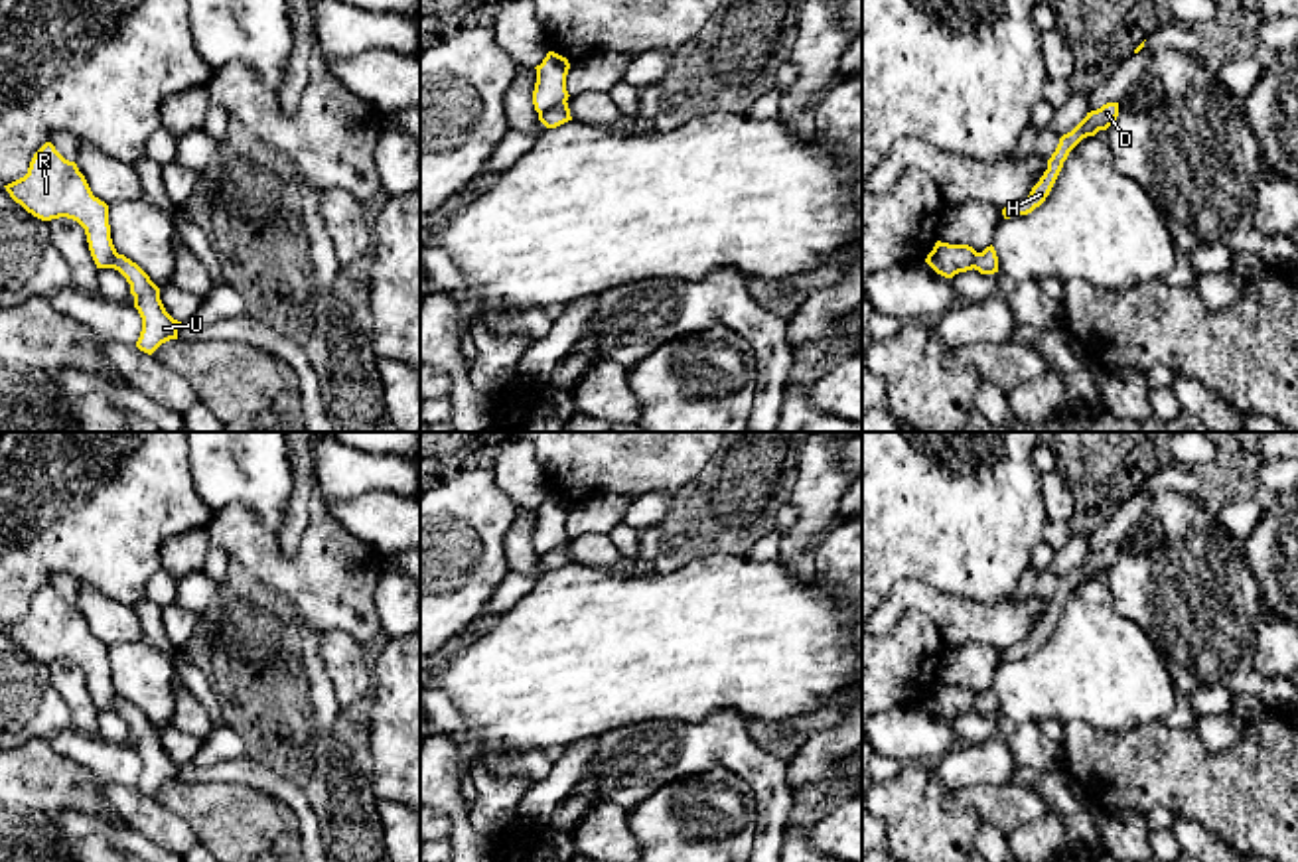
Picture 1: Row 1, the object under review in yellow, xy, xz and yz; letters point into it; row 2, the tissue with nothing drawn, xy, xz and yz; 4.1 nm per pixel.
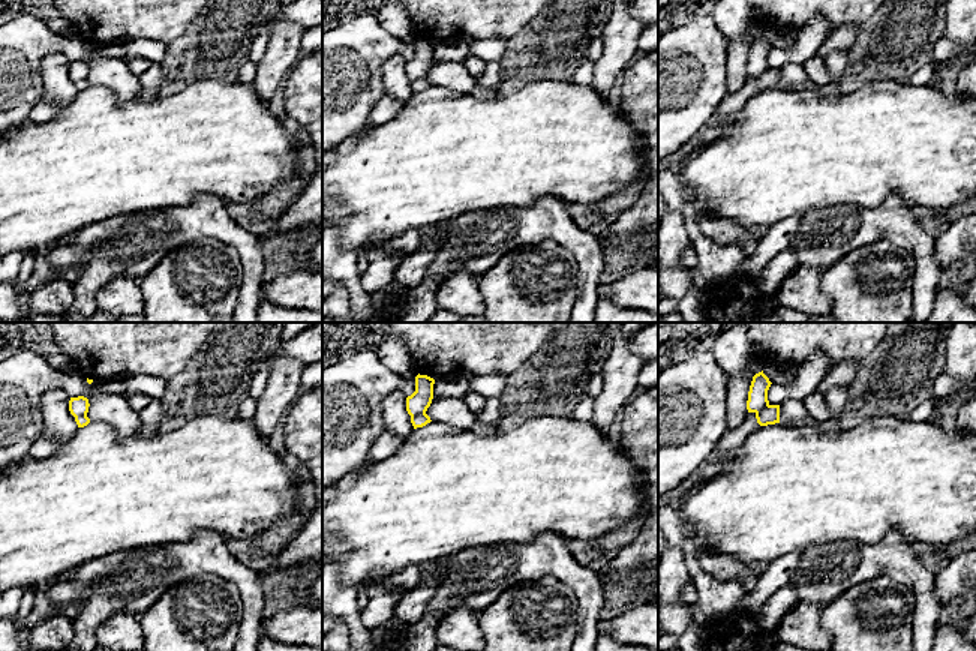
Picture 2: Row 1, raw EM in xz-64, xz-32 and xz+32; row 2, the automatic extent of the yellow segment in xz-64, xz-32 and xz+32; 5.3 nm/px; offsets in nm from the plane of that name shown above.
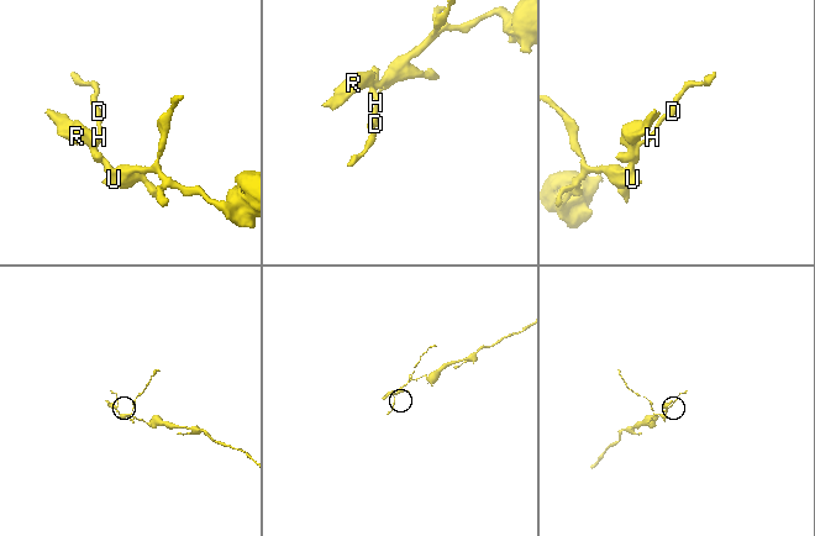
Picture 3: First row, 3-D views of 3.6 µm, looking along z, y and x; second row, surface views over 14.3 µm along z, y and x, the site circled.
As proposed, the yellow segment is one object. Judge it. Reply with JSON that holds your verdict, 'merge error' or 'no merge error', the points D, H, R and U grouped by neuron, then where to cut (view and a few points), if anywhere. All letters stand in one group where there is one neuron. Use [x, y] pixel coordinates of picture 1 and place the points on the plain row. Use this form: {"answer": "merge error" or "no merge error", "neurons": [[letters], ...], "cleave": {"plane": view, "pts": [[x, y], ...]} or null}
{"answer": "merge error", "neurons": [["D", "H", "U"], ["R"]], "cleave": {"plane": "xz", "pts": [[565, 543], [539, 557]]}}

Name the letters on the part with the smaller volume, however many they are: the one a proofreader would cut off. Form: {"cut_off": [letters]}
{"cut_off": ["R"]}

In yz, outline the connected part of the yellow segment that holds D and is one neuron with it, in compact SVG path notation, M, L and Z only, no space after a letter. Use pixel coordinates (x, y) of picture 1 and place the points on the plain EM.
M1107 544L1097 552L1087 554L1087 558L1067 576L1059 580L1059 586L1051 600L1047 602L1047 611L1040 623L1032 629L1030 637L1002 651L1004 661L1028 657L1040 649L1049 637L1063 604L1069 594L1087 578L1095 578L1099 572L1107 572L1118 558L1118 544Z

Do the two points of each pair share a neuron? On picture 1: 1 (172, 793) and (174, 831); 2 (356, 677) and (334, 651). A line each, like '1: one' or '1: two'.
1: two
2: one

